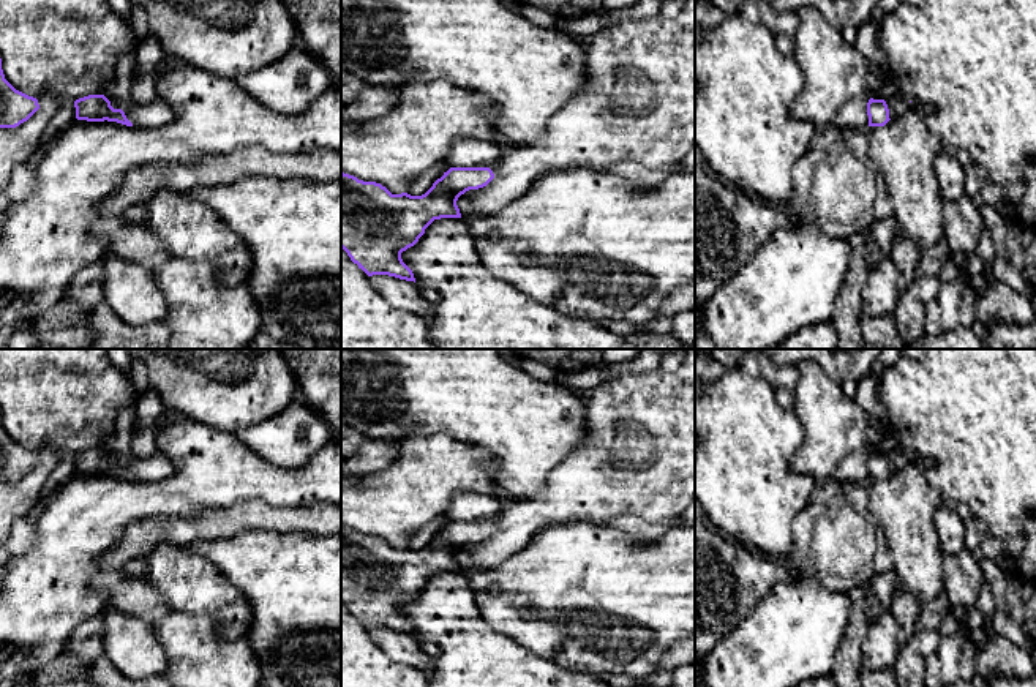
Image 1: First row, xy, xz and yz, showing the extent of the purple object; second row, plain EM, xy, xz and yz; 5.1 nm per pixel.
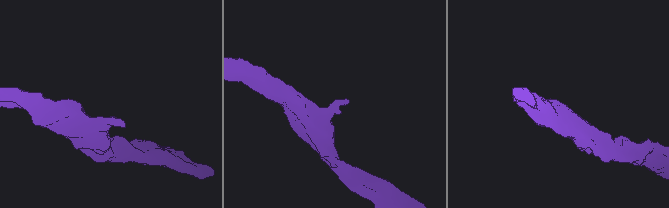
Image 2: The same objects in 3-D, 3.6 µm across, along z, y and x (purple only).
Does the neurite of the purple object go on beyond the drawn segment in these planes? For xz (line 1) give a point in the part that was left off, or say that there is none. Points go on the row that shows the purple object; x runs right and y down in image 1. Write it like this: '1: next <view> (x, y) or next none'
1: next xz (637, 103)

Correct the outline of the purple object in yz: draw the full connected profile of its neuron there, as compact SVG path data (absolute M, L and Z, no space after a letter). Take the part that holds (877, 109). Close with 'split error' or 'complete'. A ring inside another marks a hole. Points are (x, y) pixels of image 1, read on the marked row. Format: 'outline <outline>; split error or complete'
outline M895 95L884 99L870 98L867 103L869 126L884 126L889 120L900 117L908 112L913 103Z; split error

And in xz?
outline M685 0L676 17L659 14L649 19L624 19L616 25L603 27L584 44L587 60L583 88L562 111L551 117L539 144L512 144L490 167L450 167L422 196L392 194L381 183L363 182L341 172L341 248L351 261L368 276L388 275L415 283L412 270L401 259L401 253L414 246L434 220L461 218L456 205L461 194L471 202L475 213L490 215L520 197L535 178L554 171L580 167L606 171L625 161L646 167L681 164L695 144L695 0Z; split error

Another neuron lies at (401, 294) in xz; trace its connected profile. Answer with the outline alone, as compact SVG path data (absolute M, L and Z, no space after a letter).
M373 275L370 281L390 305L425 319L428 325L433 324L436 306L420 295L420 287L414 281L388 275Z

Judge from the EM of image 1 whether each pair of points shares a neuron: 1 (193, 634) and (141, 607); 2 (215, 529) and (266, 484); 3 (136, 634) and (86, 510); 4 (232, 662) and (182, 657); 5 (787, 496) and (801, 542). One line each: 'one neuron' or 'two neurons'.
1: two neurons
2: two neurons
3: two neurons
4: one neuron
5: two neurons

